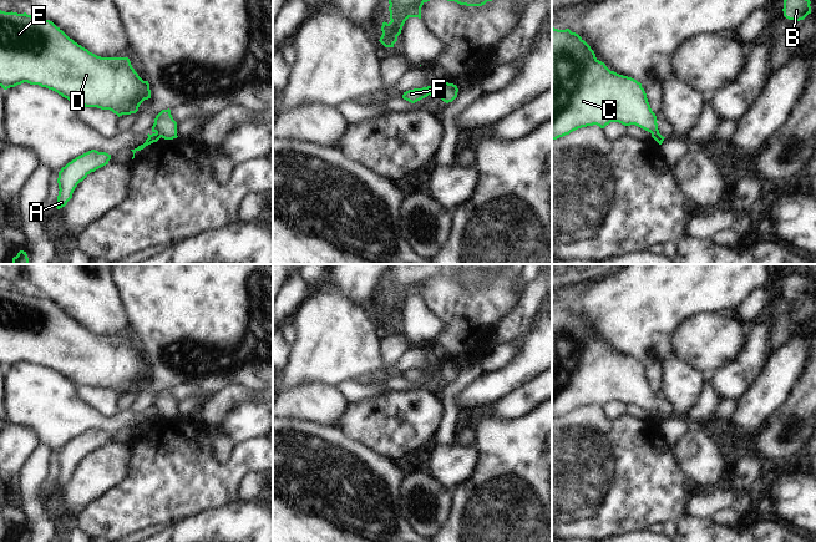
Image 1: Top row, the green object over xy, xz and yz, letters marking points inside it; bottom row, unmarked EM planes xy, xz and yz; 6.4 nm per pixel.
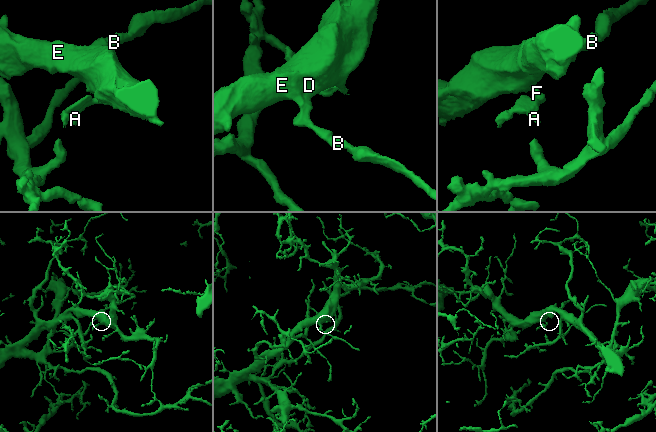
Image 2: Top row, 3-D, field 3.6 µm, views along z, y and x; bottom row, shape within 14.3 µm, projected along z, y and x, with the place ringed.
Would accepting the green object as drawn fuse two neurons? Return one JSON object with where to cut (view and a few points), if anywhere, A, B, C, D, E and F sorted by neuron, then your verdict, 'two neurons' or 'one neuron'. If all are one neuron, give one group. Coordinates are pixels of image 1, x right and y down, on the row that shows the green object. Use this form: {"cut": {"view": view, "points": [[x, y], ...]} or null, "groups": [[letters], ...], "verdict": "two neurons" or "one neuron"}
{"cut": {"view": "xz", "points": [[437, 85], [439, 95]]}, "groups": [["A", "F"], ["B", "C", "D", "E"]], "verdict": "two neurons"}

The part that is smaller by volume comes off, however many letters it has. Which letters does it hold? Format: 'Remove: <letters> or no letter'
Remove: A, F.

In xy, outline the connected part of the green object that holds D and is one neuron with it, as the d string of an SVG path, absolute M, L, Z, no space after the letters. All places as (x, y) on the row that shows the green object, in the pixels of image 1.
M0 10L0 86L4 90L27 82L46 87L67 98L76 107L110 110L118 117L138 111L140 105L151 98L148 81L143 81L128 57L101 57L70 39L52 21L31 15Z

